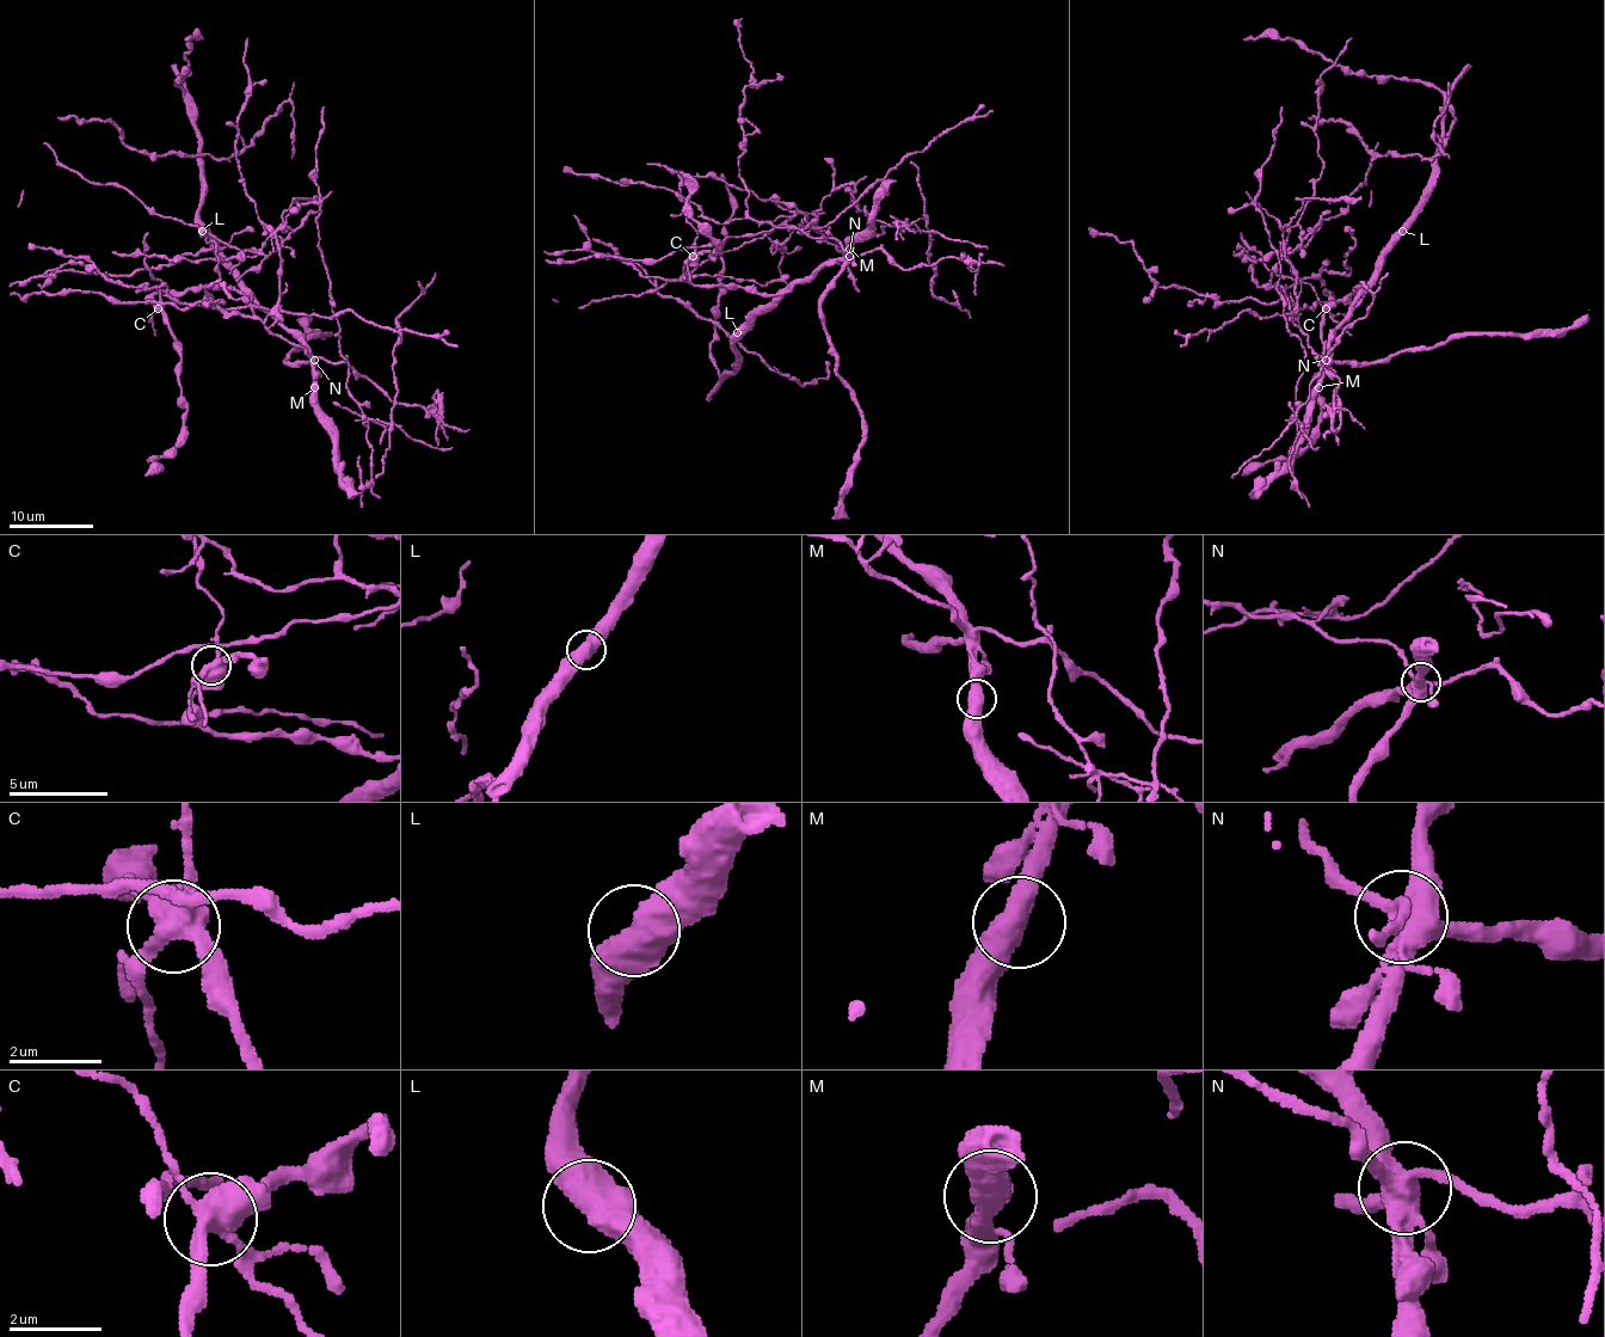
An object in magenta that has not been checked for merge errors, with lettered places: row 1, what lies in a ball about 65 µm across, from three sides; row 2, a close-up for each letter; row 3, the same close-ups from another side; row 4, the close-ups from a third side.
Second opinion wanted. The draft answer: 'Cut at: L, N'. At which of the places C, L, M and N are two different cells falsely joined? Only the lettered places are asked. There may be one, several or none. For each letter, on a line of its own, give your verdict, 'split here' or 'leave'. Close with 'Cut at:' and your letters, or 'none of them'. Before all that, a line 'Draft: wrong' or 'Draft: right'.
Draft: wrong
C: split here
L: leave
M: leave
N: split here
Cut at: C, N

